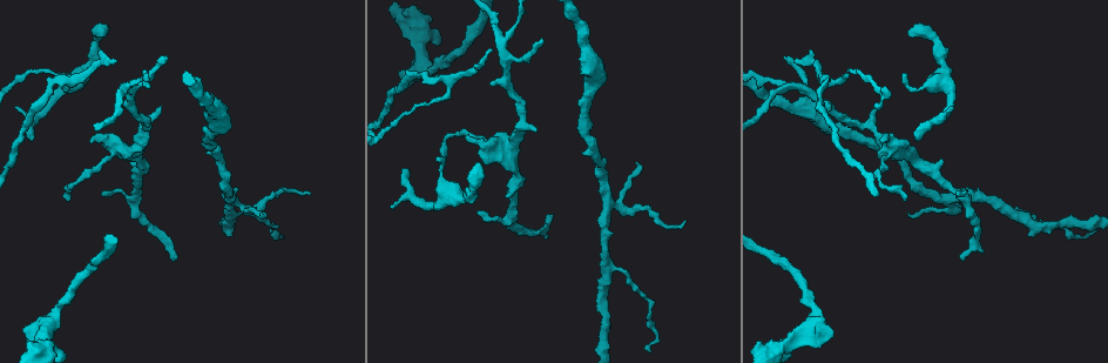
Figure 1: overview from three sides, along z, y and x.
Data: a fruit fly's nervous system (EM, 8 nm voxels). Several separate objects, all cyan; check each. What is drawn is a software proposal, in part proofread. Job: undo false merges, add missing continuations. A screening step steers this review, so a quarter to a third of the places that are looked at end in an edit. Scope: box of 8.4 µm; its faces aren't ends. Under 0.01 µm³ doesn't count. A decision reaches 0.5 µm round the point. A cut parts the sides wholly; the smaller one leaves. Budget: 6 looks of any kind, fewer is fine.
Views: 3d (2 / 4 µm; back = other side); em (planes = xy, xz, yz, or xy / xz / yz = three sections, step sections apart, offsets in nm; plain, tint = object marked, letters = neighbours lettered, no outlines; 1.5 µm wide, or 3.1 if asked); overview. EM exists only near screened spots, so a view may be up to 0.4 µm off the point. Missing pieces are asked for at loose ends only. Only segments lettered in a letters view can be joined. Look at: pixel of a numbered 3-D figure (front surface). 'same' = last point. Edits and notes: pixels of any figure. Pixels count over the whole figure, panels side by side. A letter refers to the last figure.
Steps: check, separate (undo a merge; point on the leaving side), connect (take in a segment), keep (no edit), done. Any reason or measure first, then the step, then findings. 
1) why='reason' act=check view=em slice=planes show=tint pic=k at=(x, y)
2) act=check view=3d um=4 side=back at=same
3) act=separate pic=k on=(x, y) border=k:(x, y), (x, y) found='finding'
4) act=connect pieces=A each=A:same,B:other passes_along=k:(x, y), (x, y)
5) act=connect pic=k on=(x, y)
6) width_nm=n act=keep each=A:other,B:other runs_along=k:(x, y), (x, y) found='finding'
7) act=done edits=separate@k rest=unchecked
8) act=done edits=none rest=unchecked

why='branch stops here' act=check view=em slice=planes show=letters pic=1 at=(834, 336)

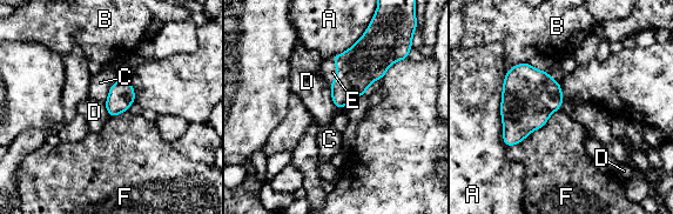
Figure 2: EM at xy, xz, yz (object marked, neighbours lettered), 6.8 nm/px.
act=connect pieces=E each=A:other,B:other,C:other,D:other,E:same,F:other found='the cell continues'

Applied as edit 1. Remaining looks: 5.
why='redraw' act=check view=overview

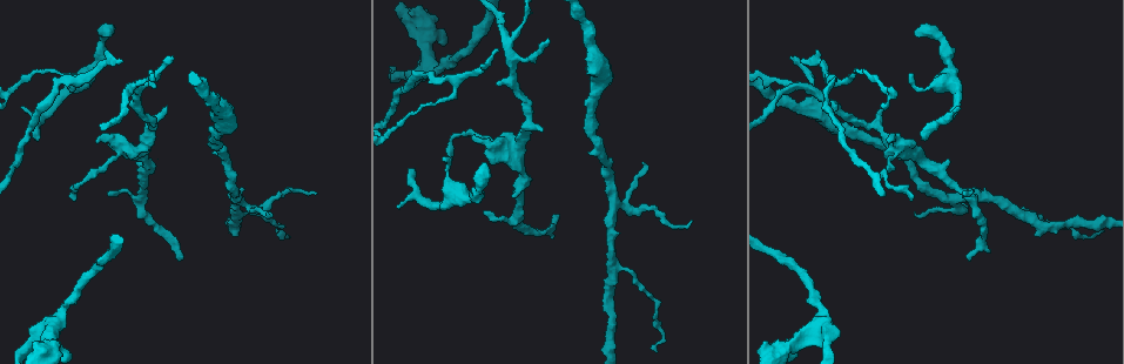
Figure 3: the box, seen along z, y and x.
why='sudden change in width' act=check view=3d um=4 pic=3 at=(889, 167)

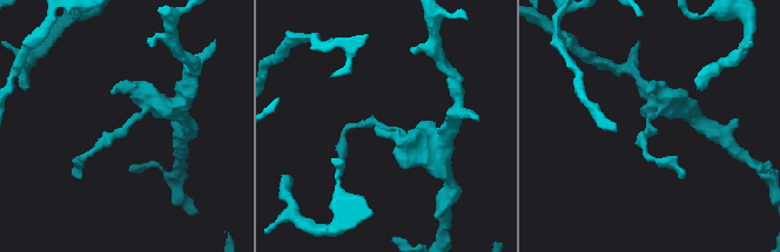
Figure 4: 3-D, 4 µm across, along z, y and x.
act=check view=em slice=planes show=letters pic=4 at=(124, 130)

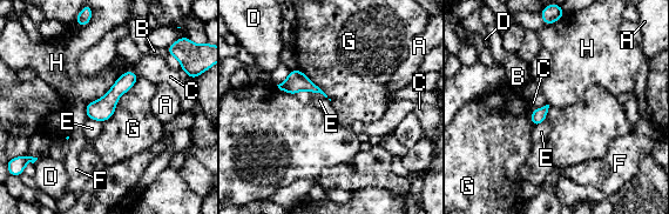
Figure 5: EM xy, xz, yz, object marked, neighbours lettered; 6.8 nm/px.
act=keep each=A:other,B:other,C:other,D:other,E:other,F:other,G:other,H:other runs_along=5:(133, 75), (90, 116) found='all the same cell'

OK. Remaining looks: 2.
act=done edits=connect@2 rest=unchecked

